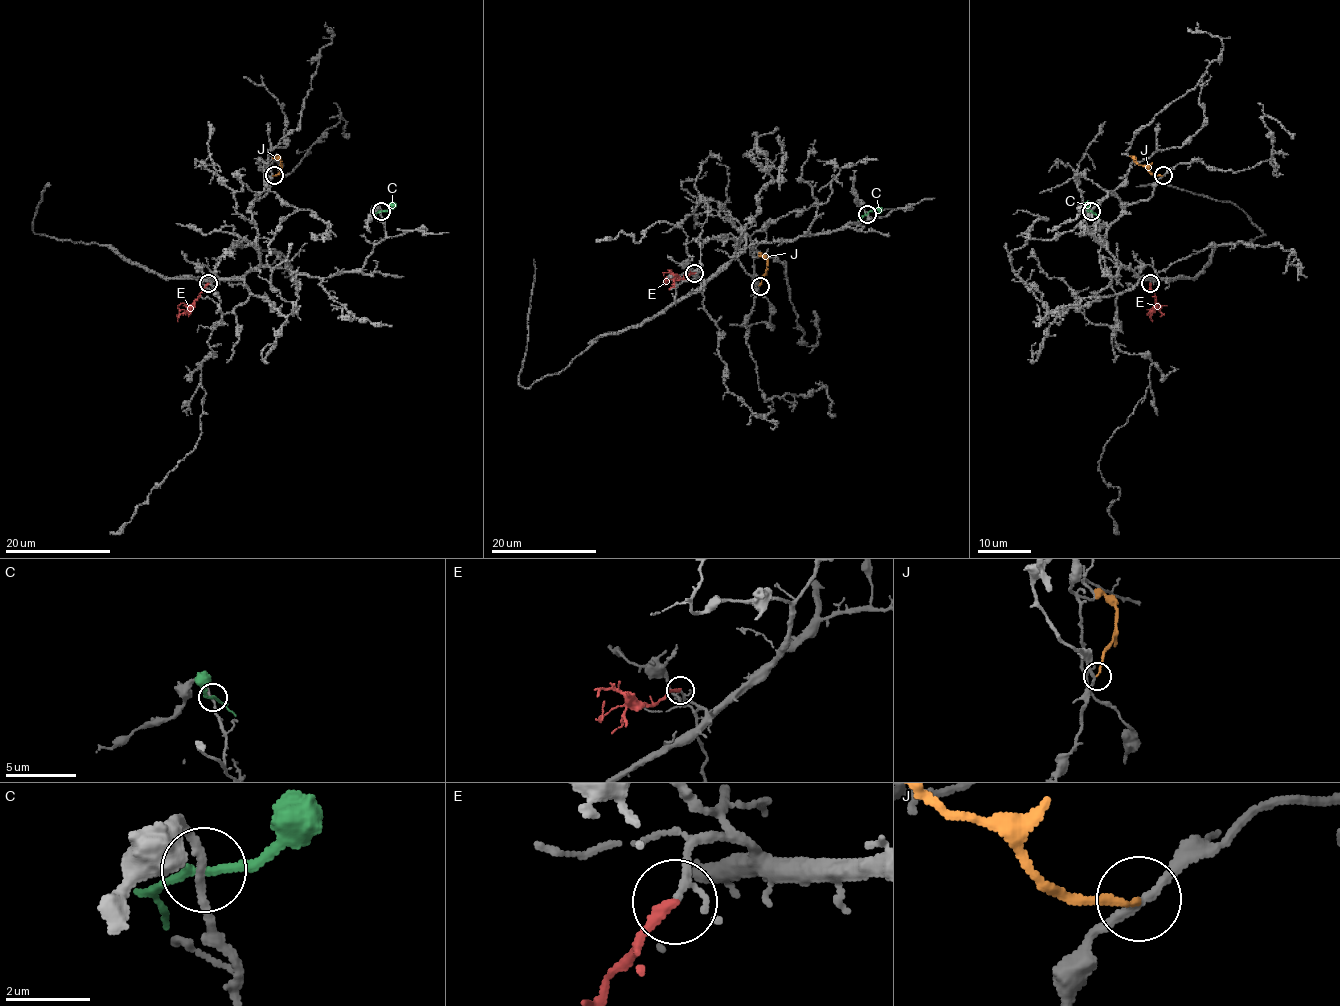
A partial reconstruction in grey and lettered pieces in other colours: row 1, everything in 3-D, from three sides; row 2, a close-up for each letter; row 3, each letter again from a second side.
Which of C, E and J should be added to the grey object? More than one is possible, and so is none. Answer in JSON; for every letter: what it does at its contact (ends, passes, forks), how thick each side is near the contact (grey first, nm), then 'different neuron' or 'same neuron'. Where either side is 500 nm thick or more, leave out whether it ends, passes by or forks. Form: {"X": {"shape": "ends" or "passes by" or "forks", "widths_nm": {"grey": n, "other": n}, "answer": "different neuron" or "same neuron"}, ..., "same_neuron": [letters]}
{"C": {"shape": "passes by", "widths_nm": {"grey": 180, "other": 180}, "answer": "different neuron"}, "E": {"shape": "ends", "widths_nm": {"grey": 130, "other": 240}, "answer": "same neuron"}, "J": {"shape": "ends", "widths_nm": {"grey": 190, "other": 140}, "answer": "different neuron"}, "same_neuron": ["E"]}

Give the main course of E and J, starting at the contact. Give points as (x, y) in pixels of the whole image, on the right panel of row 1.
E: (1149, 283), (1156, 304), (1160, 305), (1160, 316)
J: (1162, 176), (1153, 176), (1129, 156)

